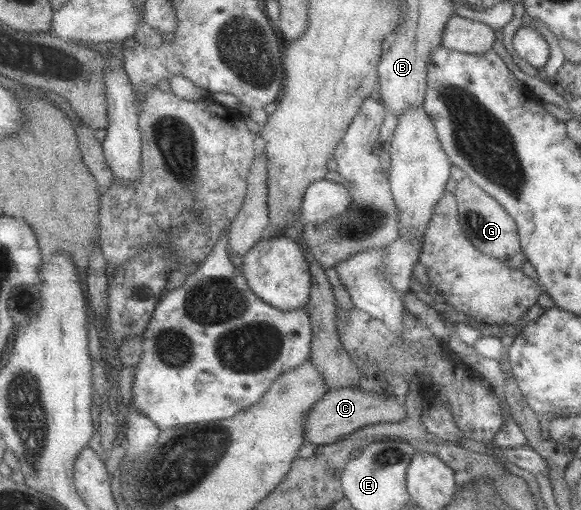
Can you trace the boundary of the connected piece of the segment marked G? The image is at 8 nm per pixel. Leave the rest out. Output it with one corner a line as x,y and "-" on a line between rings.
467,176
456,181
454,198
460,227
470,239
469,243
479,253
500,259
504,266
512,267
513,270
521,270
521,265
526,257
521,250
515,222
509,217
509,214

